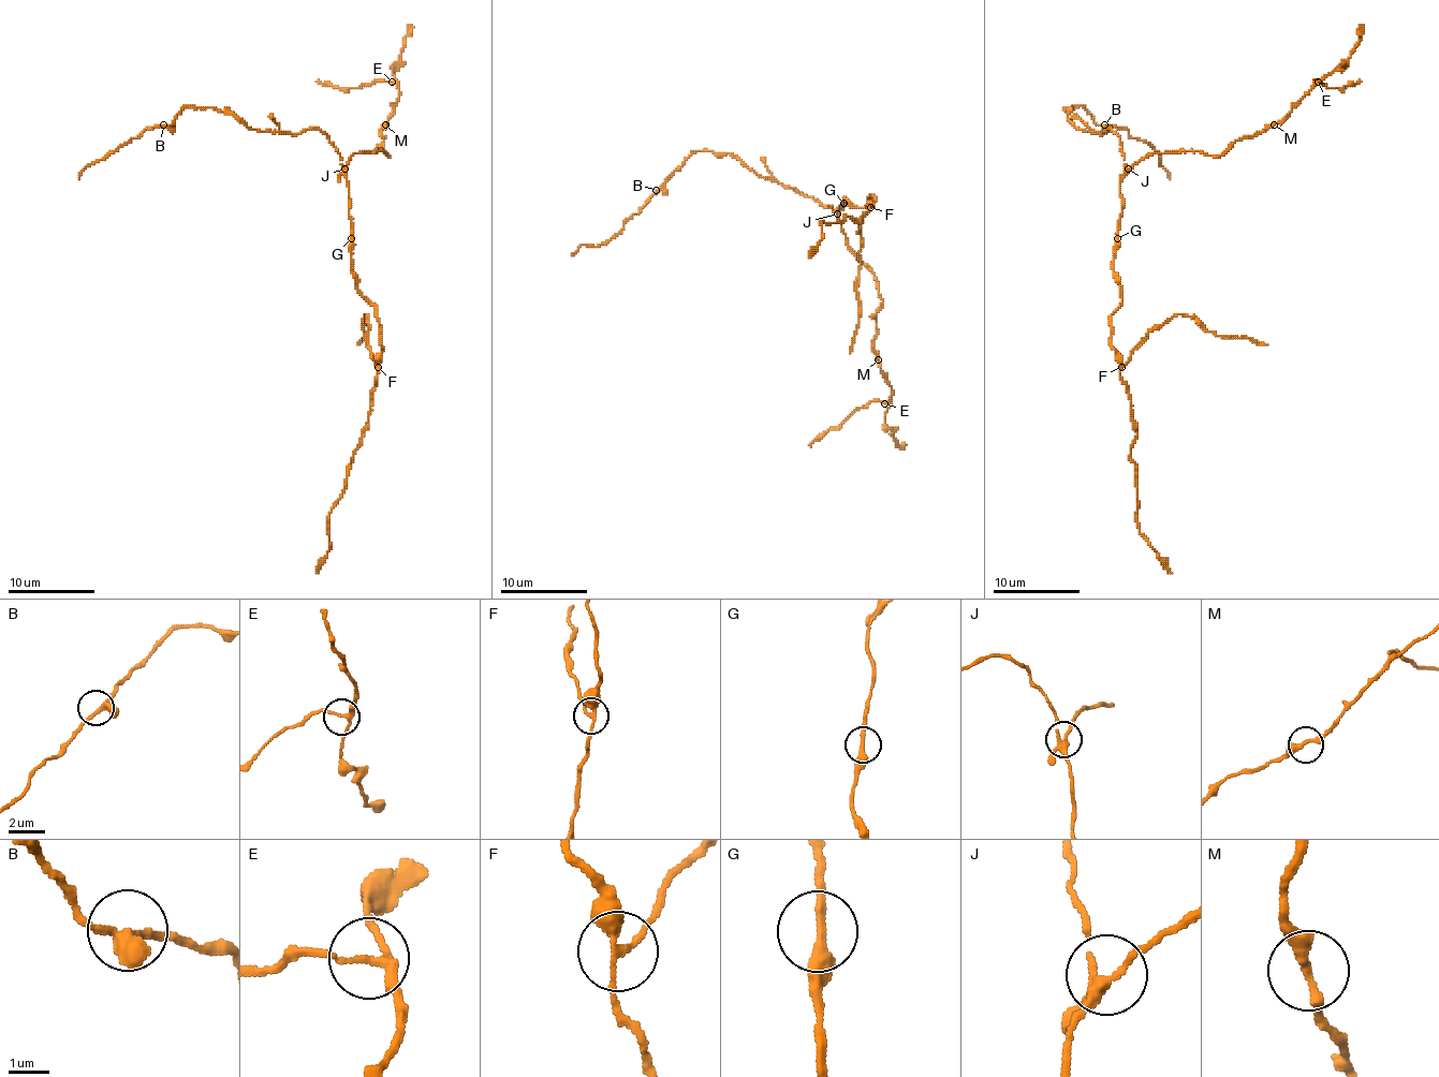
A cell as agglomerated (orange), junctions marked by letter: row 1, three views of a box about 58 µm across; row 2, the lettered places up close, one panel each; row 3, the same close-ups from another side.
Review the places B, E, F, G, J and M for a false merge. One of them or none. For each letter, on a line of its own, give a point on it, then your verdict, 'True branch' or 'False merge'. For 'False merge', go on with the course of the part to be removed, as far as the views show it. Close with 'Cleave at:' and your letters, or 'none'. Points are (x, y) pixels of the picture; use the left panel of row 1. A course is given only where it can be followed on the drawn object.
B: Place: (163, 124). True branch
E: Place: (392, 82). True branch
F: Place: (378, 367). False merge. Course of the part to remove: (377, 366), (366, 338), (370, 327), (366, 323), (368, 314), (364, 319), (366, 336), (357, 344)
G: Place: (351, 238). True branch
J: Place: (344, 168). True branch
M: Place: (385, 124). True branch
Cleave at: F

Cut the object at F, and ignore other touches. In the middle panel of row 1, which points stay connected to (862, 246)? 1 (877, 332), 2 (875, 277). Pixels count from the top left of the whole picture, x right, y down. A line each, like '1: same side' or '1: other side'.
1: other side
2: other side

